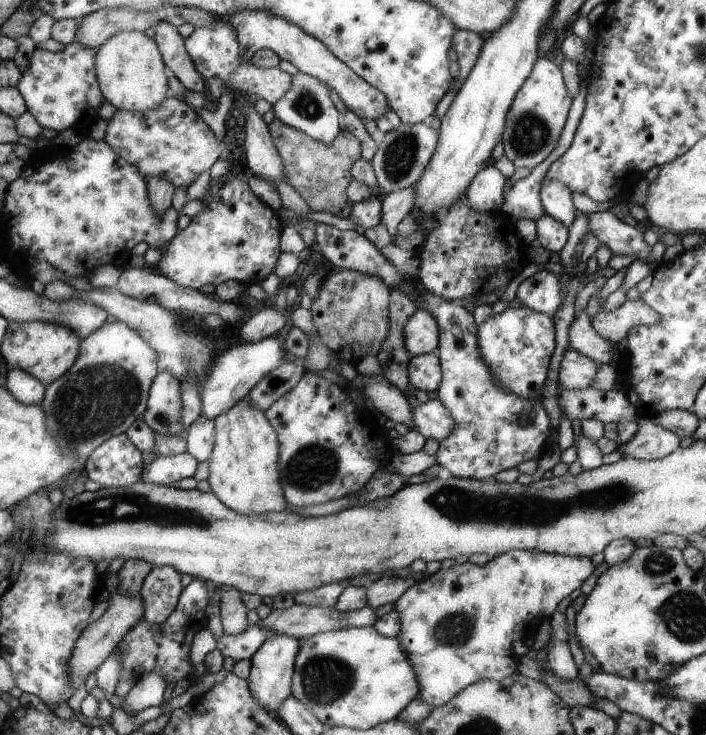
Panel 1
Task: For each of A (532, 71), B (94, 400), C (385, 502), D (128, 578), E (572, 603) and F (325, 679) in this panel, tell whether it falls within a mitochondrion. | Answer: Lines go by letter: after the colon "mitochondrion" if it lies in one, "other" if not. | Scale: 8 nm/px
A: other
B: mitochondrion
C: other
D: other
E: other
F: mitochondrion

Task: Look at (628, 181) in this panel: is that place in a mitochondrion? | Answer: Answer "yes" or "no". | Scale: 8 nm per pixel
no

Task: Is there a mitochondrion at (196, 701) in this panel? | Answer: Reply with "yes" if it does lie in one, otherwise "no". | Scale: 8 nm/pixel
no

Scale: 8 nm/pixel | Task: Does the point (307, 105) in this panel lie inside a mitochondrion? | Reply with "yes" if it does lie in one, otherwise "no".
yes

